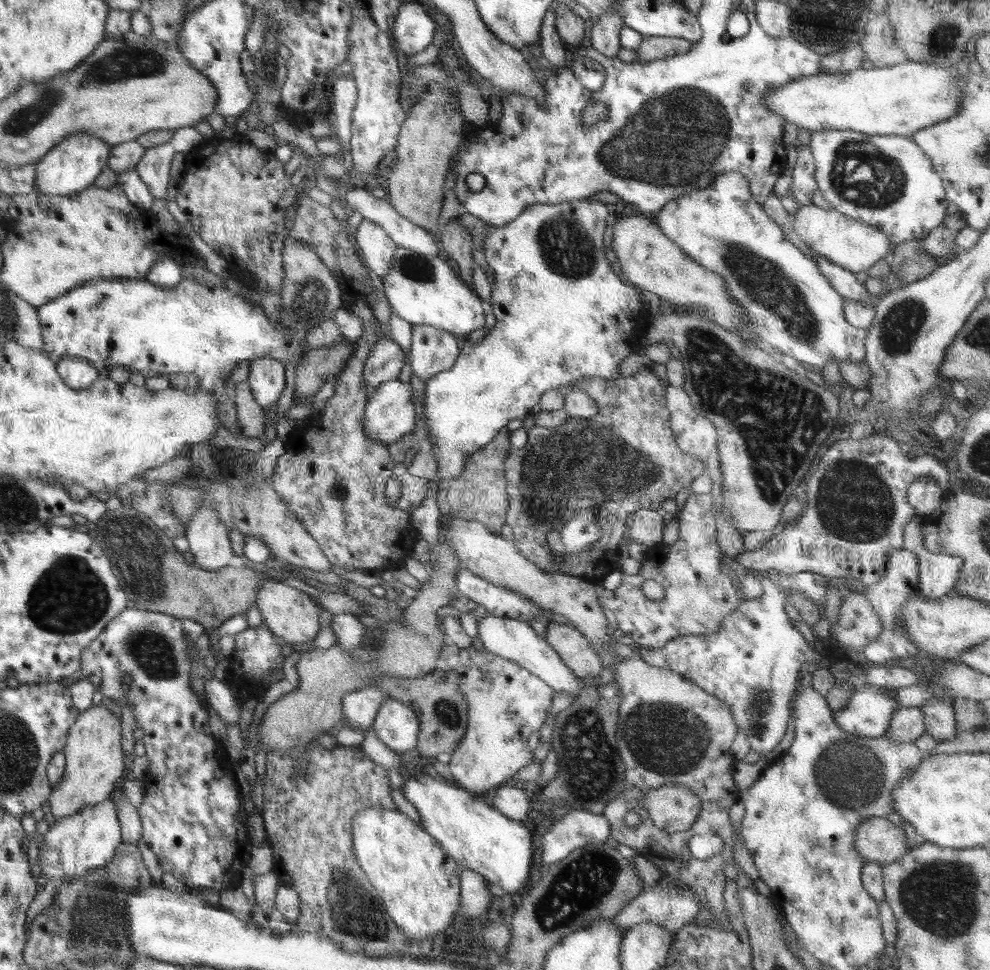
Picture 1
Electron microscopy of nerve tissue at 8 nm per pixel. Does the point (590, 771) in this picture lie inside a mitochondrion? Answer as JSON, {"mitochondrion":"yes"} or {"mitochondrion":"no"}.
{"mitochondrion":"yes"}

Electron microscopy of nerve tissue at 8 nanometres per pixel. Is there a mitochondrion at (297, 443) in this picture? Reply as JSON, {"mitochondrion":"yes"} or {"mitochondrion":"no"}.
{"mitochondrion":"no"}

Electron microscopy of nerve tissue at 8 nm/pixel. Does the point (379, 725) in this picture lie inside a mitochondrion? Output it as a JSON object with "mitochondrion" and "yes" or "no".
{"mitochondrion":"no"}

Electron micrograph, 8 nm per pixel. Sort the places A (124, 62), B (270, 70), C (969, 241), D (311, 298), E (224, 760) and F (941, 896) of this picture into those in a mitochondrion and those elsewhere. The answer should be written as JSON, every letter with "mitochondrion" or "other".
{"A":"mitochondrion","B":"mitochondrion","C":"other","D":"mitochondrion","E":"other","F":"mitochondrion"}

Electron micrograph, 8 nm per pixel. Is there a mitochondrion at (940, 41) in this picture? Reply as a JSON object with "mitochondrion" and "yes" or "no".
{"mitochondrion":"yes"}

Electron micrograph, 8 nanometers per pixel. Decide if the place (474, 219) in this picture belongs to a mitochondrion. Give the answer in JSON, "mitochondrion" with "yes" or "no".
{"mitochondrion":"no"}

